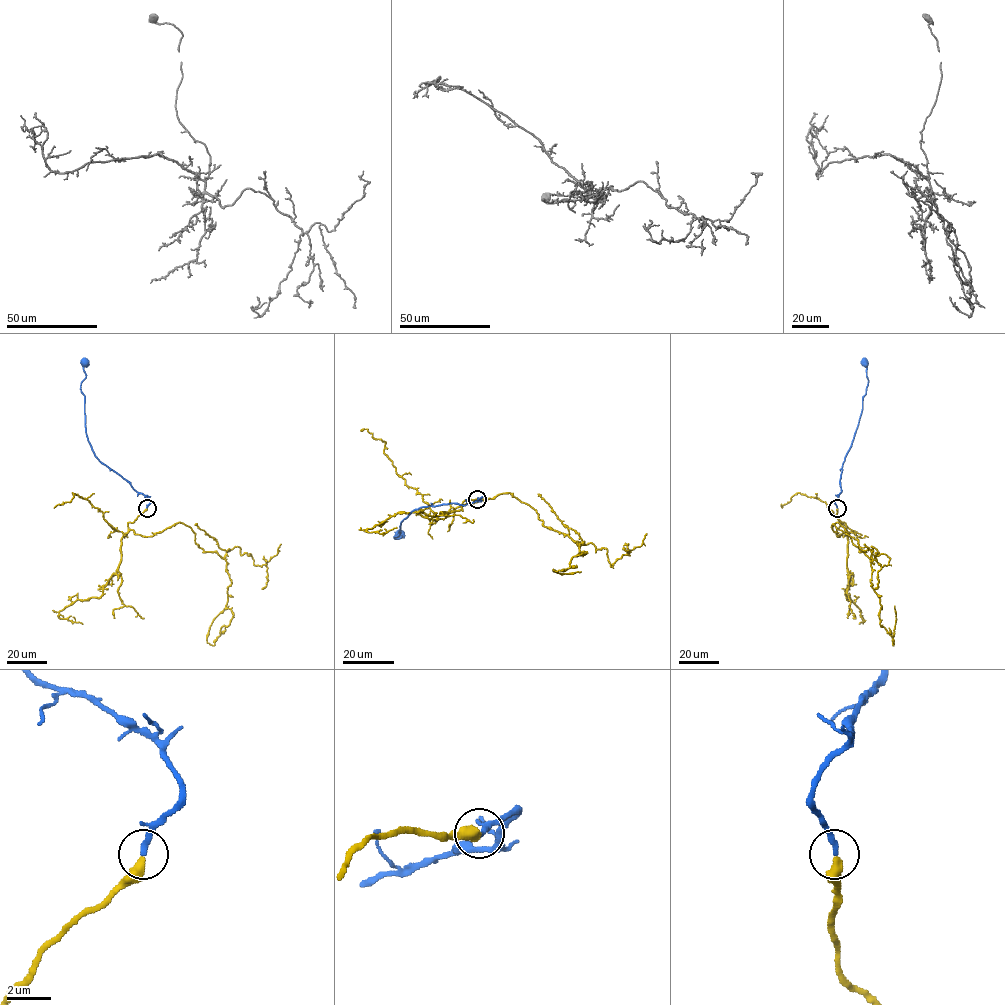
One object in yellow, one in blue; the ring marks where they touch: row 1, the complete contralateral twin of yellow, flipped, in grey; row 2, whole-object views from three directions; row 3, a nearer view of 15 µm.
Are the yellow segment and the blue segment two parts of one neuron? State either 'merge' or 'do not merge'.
merge

